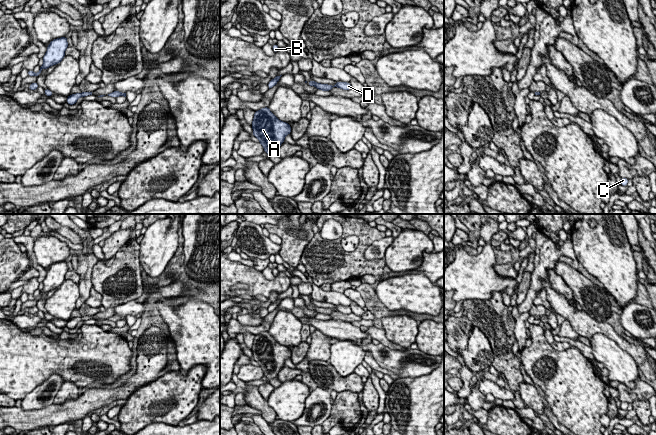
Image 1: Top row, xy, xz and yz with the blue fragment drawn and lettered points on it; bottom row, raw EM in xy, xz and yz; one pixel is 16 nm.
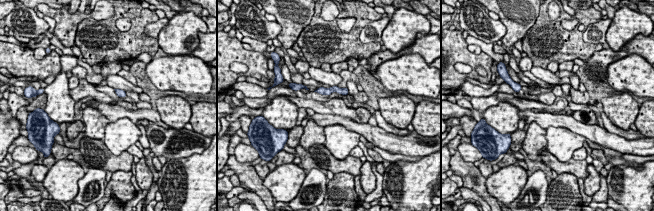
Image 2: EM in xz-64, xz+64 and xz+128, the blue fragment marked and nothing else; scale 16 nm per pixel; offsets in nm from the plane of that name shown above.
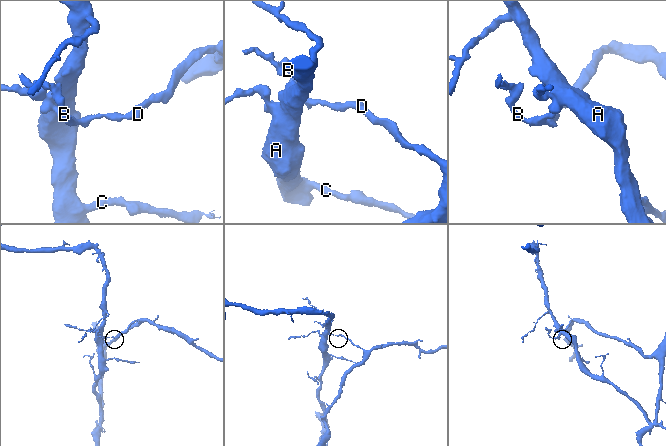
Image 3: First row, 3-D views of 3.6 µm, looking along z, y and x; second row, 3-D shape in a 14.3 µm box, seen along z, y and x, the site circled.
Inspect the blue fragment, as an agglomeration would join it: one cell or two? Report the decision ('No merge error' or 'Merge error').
Merge error

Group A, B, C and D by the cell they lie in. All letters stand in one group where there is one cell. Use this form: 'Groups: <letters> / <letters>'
Groups: A B C / D

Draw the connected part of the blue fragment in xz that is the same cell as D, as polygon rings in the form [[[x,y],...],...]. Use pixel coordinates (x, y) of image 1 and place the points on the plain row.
[[[311,304],[313,306],[312,310],[315,310],[317,313],[321,315],[330,315],[332,312],[337,311],[343,314],[350,314],[352,313],[352,310],[350,307],[347,306],[335,306],[335,309],[328,309],[328,308],[321,308],[316,307],[315,305]]]

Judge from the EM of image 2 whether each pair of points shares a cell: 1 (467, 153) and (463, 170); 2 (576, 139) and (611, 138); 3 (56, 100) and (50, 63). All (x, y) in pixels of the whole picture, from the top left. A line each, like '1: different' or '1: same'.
1: different
2: different
3: different

